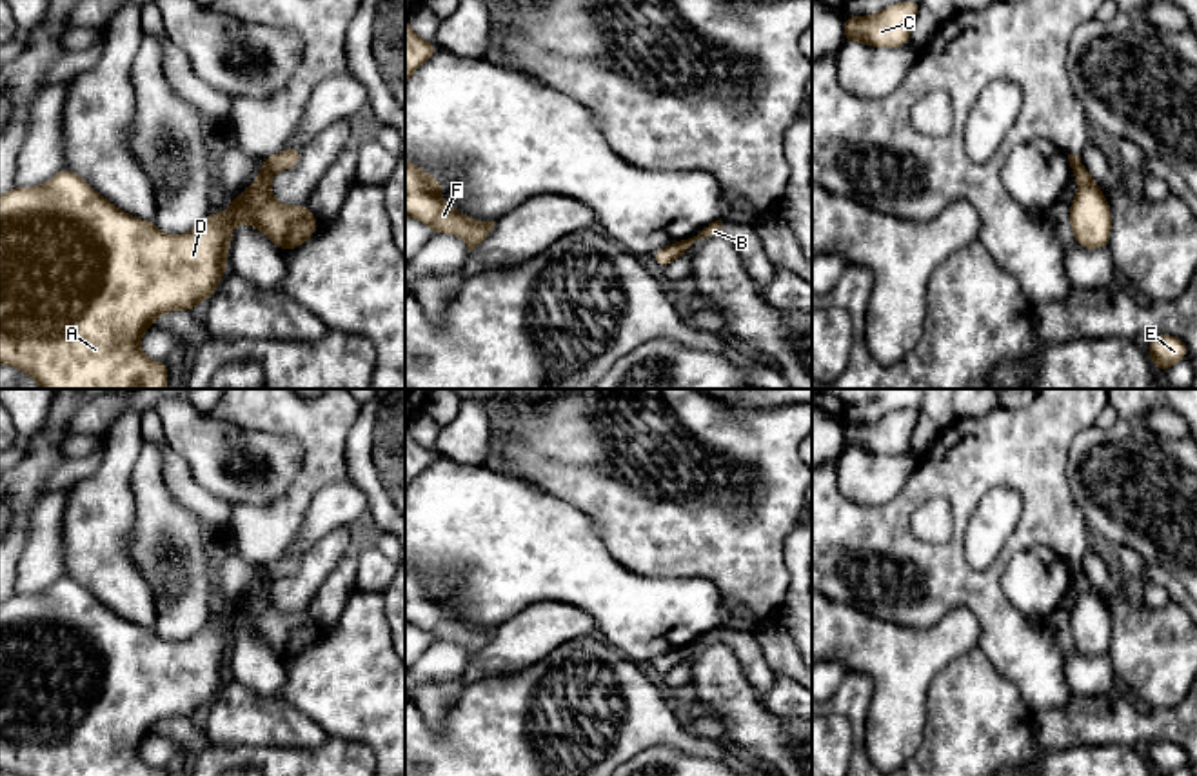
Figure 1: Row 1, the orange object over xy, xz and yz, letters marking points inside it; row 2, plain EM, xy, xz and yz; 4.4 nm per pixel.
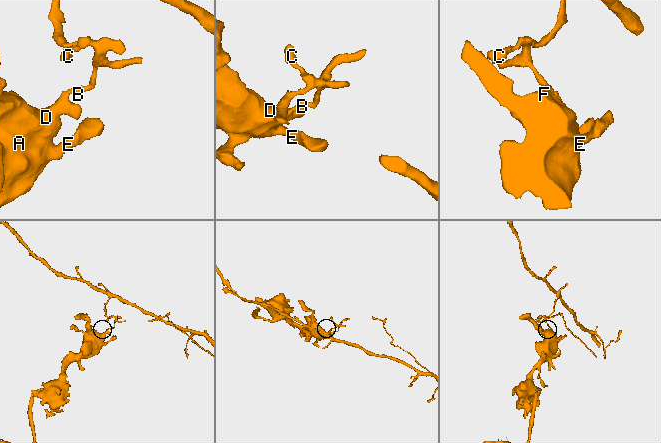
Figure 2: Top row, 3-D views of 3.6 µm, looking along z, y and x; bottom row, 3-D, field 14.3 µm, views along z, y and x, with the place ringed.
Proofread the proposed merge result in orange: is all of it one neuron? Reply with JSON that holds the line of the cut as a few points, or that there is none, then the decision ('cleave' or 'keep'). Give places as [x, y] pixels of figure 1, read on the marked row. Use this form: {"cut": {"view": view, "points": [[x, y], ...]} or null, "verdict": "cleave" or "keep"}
{"cut": {"view": "xy", "points": [[264, 160], [275, 171]]}, "verdict": "cleave"}

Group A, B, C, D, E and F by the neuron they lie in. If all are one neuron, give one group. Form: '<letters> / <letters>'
A D E F / B C

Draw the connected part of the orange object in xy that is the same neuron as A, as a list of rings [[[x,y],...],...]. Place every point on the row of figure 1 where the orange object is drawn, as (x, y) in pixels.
[[[262,160],[260,176],[222,213],[211,213],[202,224],[185,234],[173,236],[162,233],[153,220],[140,220],[124,213],[100,193],[96,193],[82,176],[64,167],[47,184],[36,187],[13,187],[0,194],[0,363],[13,365],[29,374],[42,389],[169,389],[165,360],[149,360],[140,347],[142,334],[153,327],[154,318],[167,311],[194,311],[202,300],[209,300],[223,273],[227,271],[227,251],[232,240],[232,227],[249,224],[260,229],[278,249],[289,251],[305,244],[318,229],[318,218],[307,205],[283,205],[271,194],[274,171]]]

